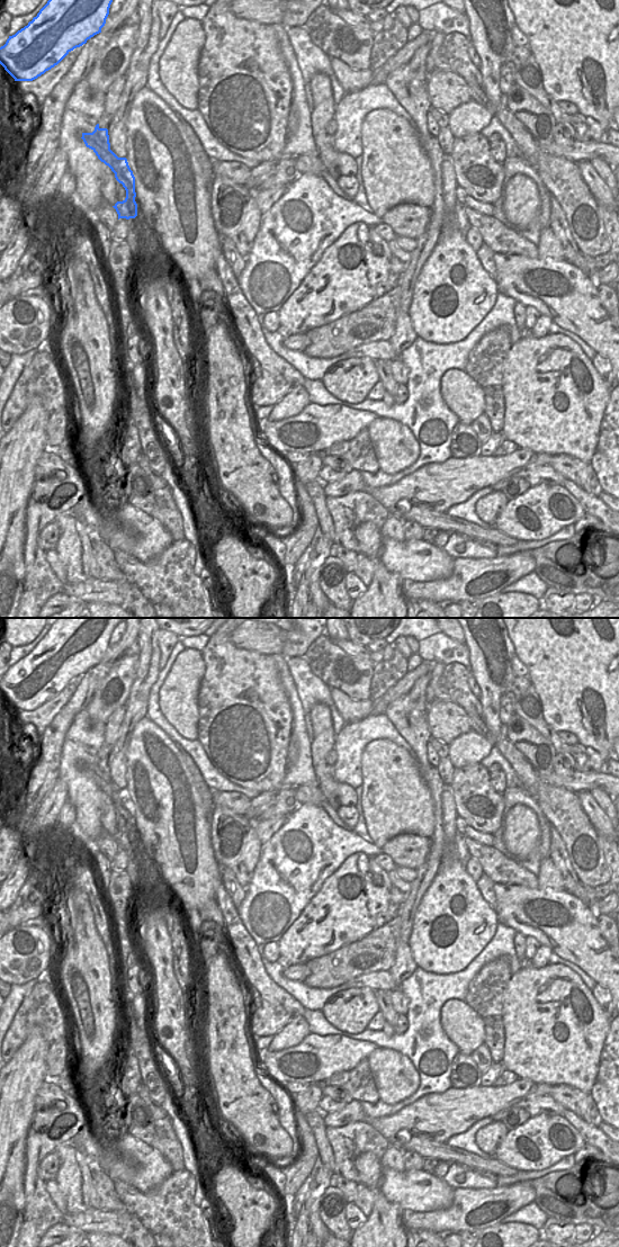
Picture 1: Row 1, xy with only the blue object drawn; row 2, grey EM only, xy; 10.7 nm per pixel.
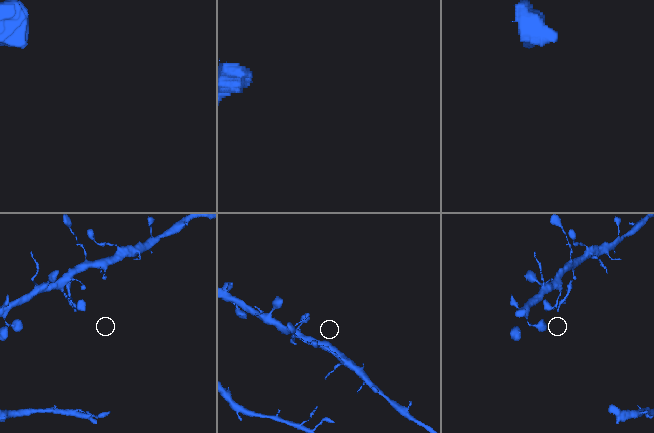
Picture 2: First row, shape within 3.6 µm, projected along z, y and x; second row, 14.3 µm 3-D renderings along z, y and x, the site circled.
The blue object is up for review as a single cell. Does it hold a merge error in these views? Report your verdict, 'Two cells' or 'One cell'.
One cell.

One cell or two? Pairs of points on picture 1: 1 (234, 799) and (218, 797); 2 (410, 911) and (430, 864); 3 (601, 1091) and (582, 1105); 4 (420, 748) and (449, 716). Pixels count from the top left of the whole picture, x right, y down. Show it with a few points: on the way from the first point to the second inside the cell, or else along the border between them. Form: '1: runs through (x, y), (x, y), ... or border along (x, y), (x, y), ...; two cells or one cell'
1: runs through (231, 799), (222, 798); one cell
2: runs through (412, 899), (424, 876); one cell
3: border along (589, 1093), (602, 1120); two cells
4: border along (427, 712), (428, 729), (431, 737); two cells

